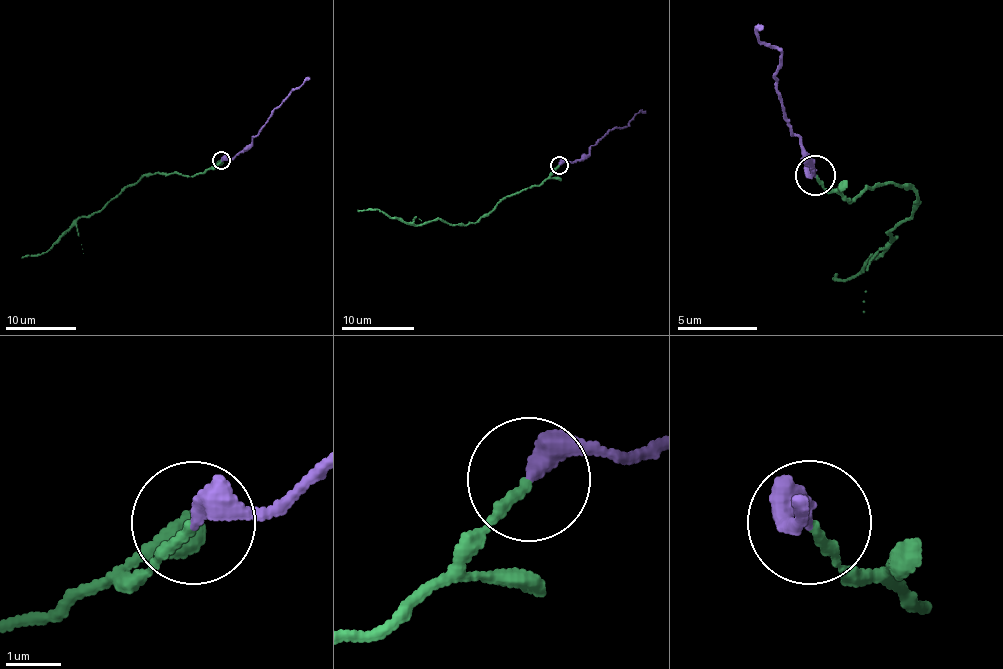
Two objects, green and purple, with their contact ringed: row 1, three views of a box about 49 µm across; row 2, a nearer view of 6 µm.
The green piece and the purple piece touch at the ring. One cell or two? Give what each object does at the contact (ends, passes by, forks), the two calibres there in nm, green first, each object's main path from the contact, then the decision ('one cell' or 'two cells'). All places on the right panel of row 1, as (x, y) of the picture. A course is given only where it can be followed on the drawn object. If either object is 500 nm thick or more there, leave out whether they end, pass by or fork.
green ends there; purple ends there; 160 nm thick on the green side, 400 nm on the other; green runs (814, 176), (848, 201), (878, 182), (905, 184), (919, 200), (890, 231), (896, 239), (846, 279), (832, 274); purple runs (814, 176), (811, 179), (812, 157), (788, 127), (777, 84), (783, 54), (759, 40), (755, 31), (764, 27); one cell

